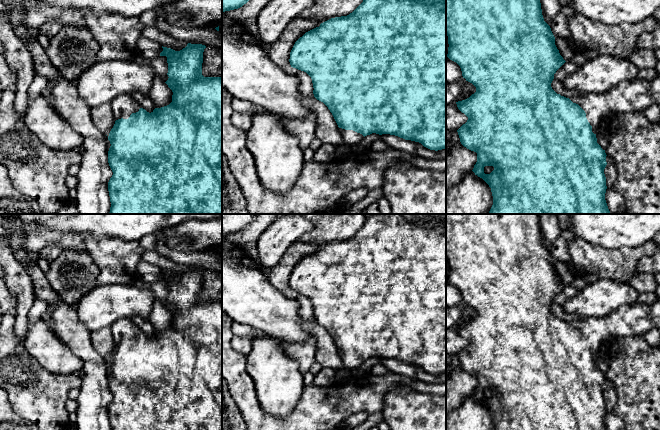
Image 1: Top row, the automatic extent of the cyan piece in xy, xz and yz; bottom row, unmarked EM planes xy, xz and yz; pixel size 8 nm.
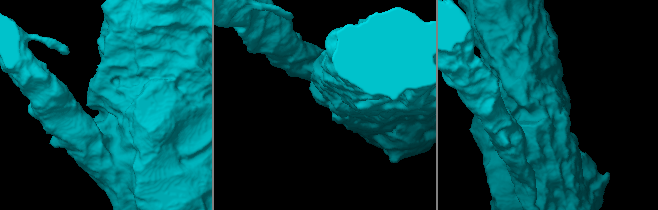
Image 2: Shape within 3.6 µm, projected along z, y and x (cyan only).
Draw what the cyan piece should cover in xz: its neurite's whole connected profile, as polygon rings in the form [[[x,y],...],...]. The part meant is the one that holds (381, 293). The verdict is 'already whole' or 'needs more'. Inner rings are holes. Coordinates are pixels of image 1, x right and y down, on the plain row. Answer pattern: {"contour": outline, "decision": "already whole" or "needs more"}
{"contour": [[[374,214],[373,216],[366,218],[363,226],[349,239],[331,242],[320,248],[319,251],[316,251],[308,256],[306,256],[302,261],[300,261],[294,268],[290,276],[290,289],[293,292],[306,296],[312,303],[313,307],[313,318],[314,321],[323,326],[330,336],[332,337],[337,349],[338,355],[342,361],[342,367],[336,371],[335,381],[346,382],[353,380],[354,371],[360,367],[363,362],[372,357],[379,359],[390,358],[395,359],[405,364],[411,364],[421,367],[424,371],[430,374],[442,374],[446,373],[446,214]]], "decision": "needs more"}

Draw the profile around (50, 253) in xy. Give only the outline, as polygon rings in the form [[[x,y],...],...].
[[[50,245],[43,248],[38,255],[49,263],[54,261],[62,252],[62,249],[58,245]]]

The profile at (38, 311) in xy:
[[[36,298],[32,308],[30,309],[29,313],[28,313],[28,318],[30,321],[38,321],[44,317],[46,317],[46,311],[47,311],[47,307],[48,305]]]

